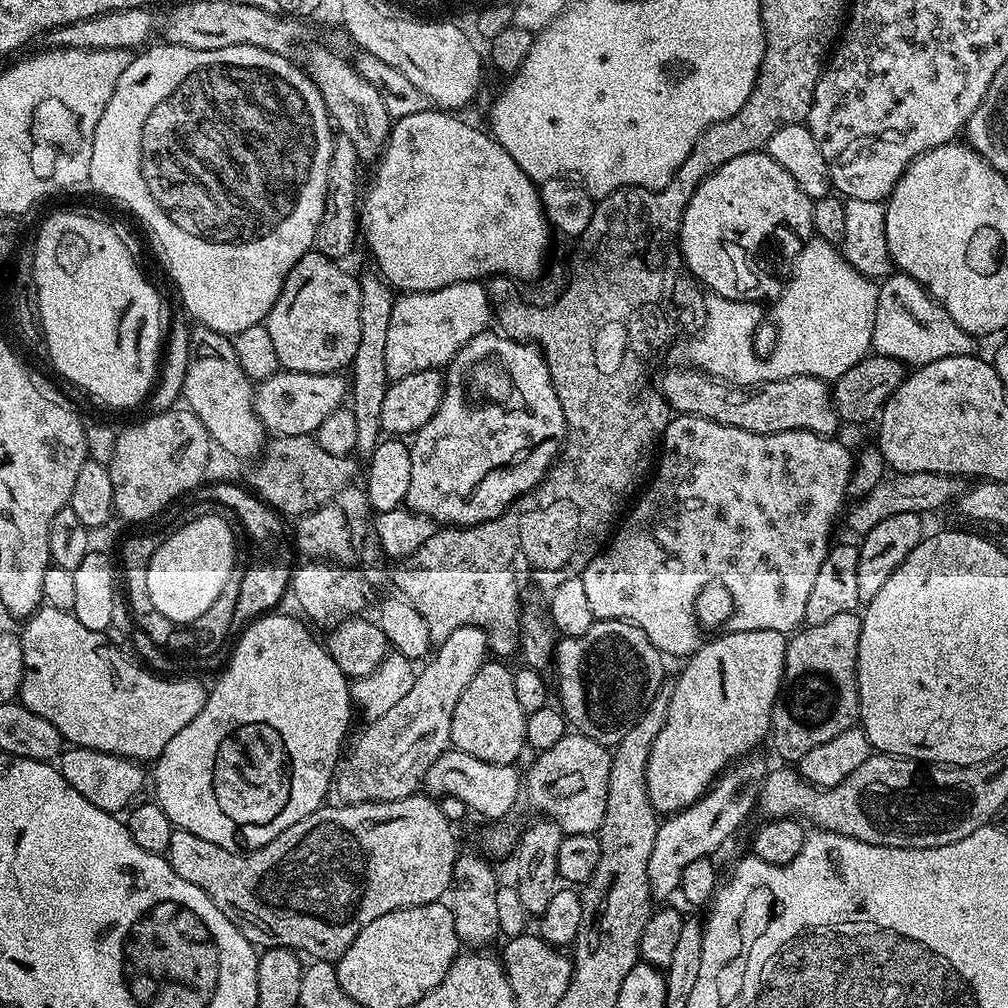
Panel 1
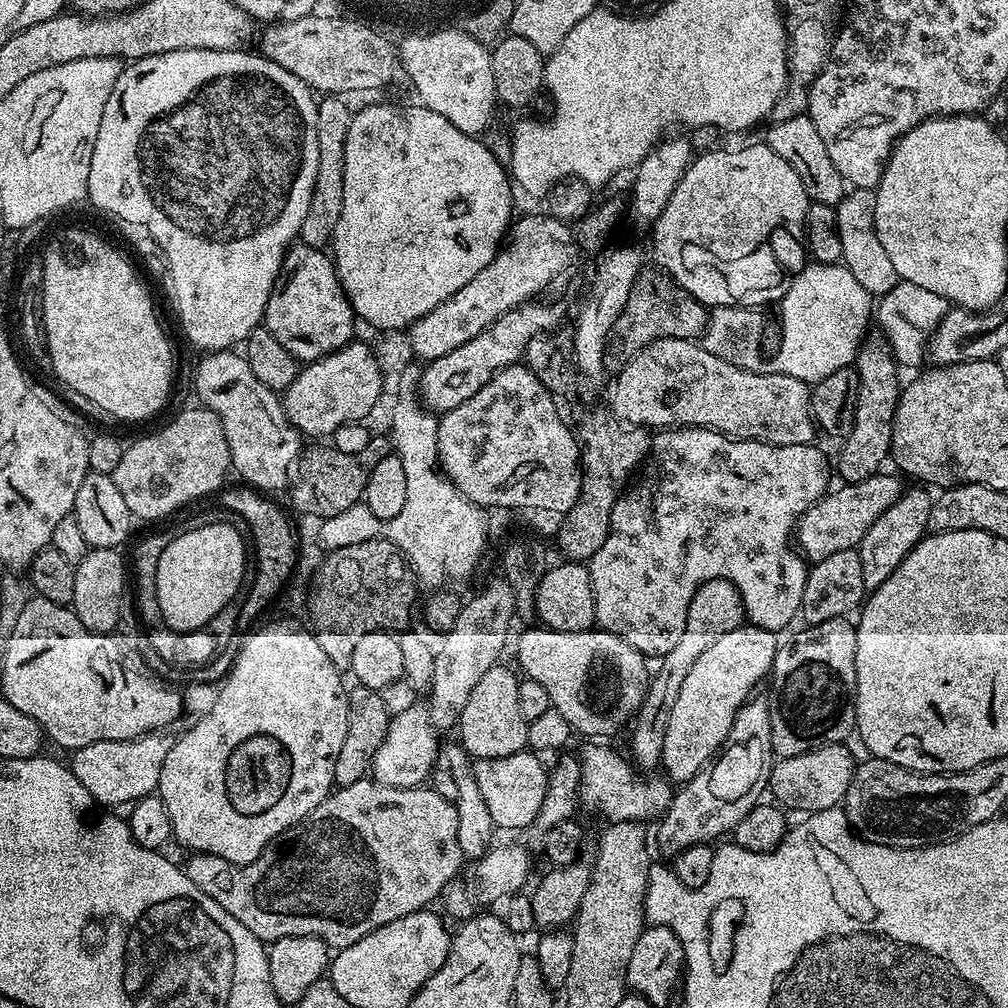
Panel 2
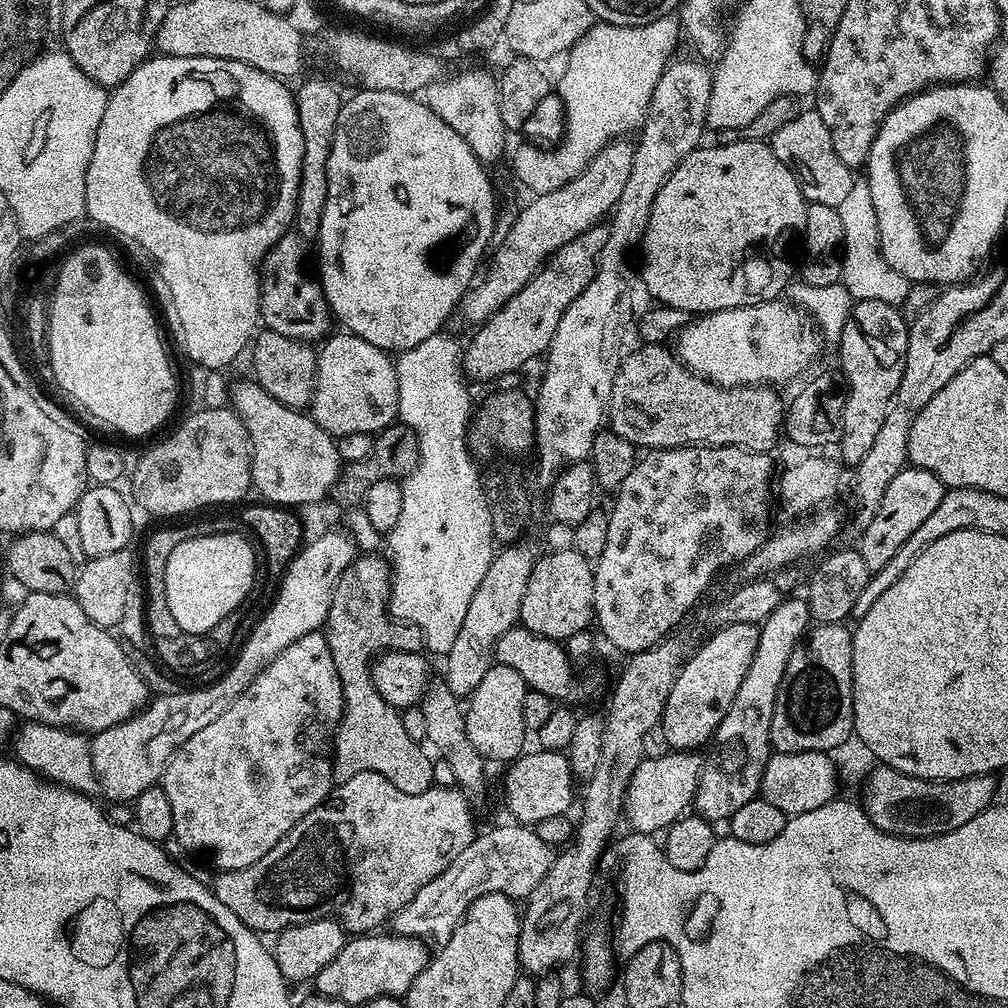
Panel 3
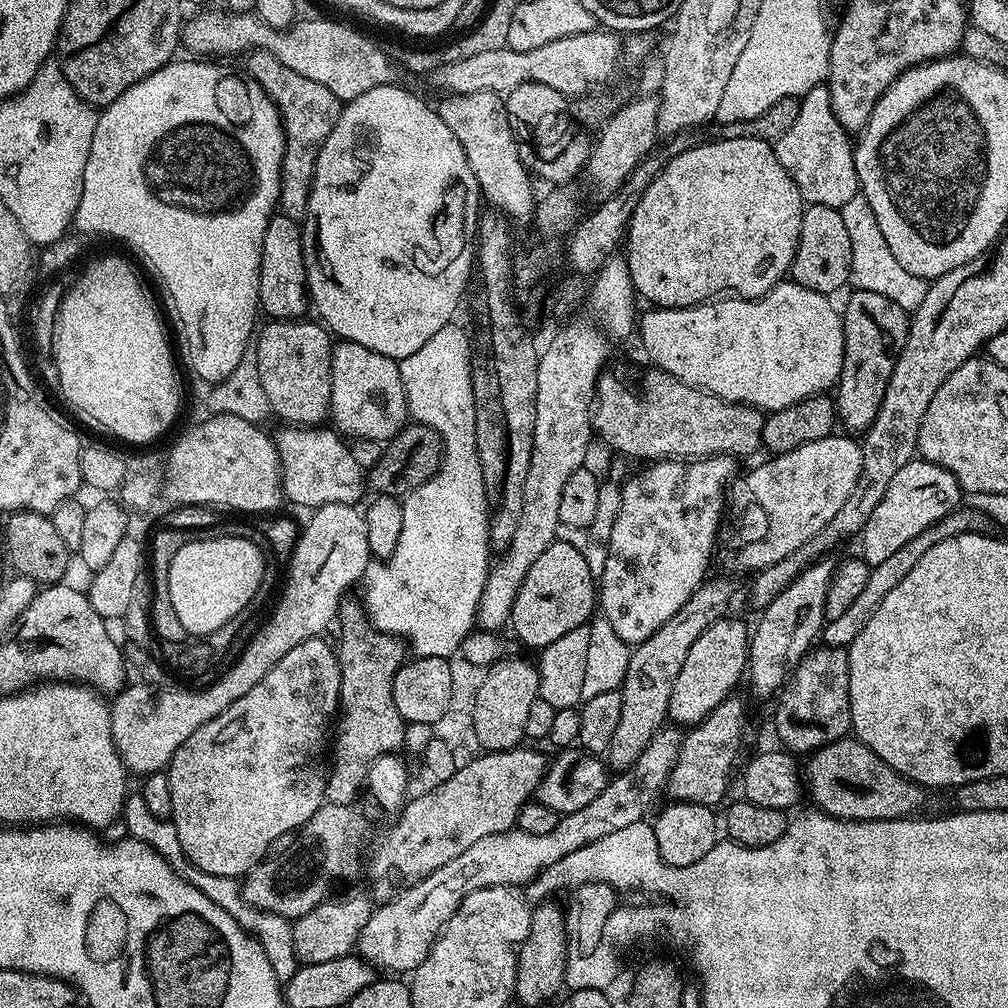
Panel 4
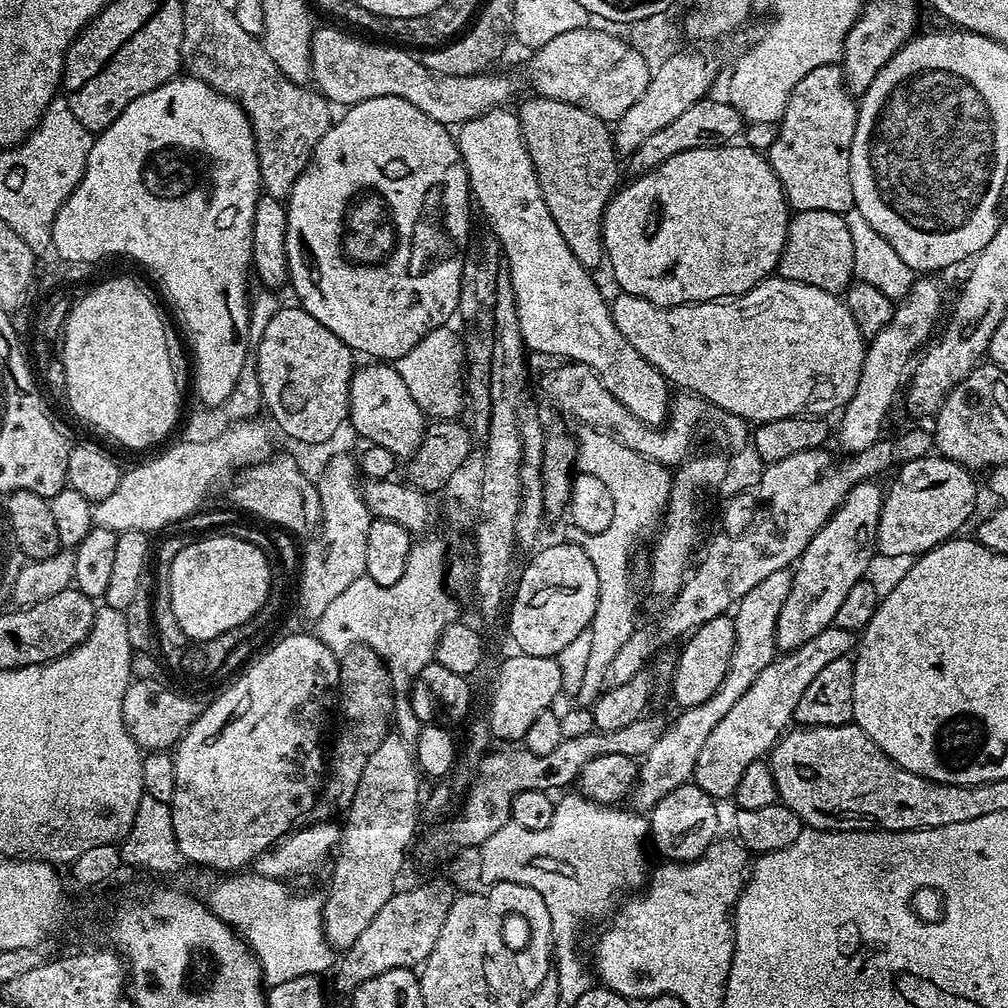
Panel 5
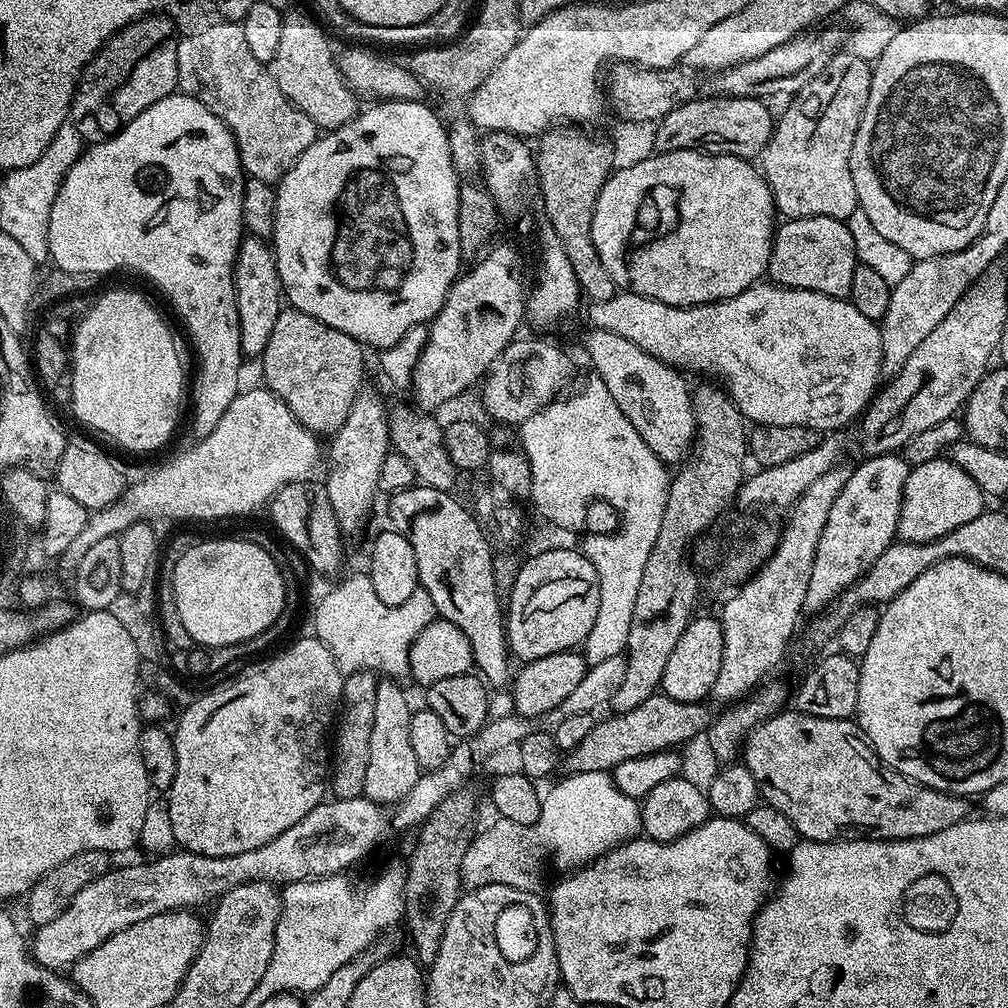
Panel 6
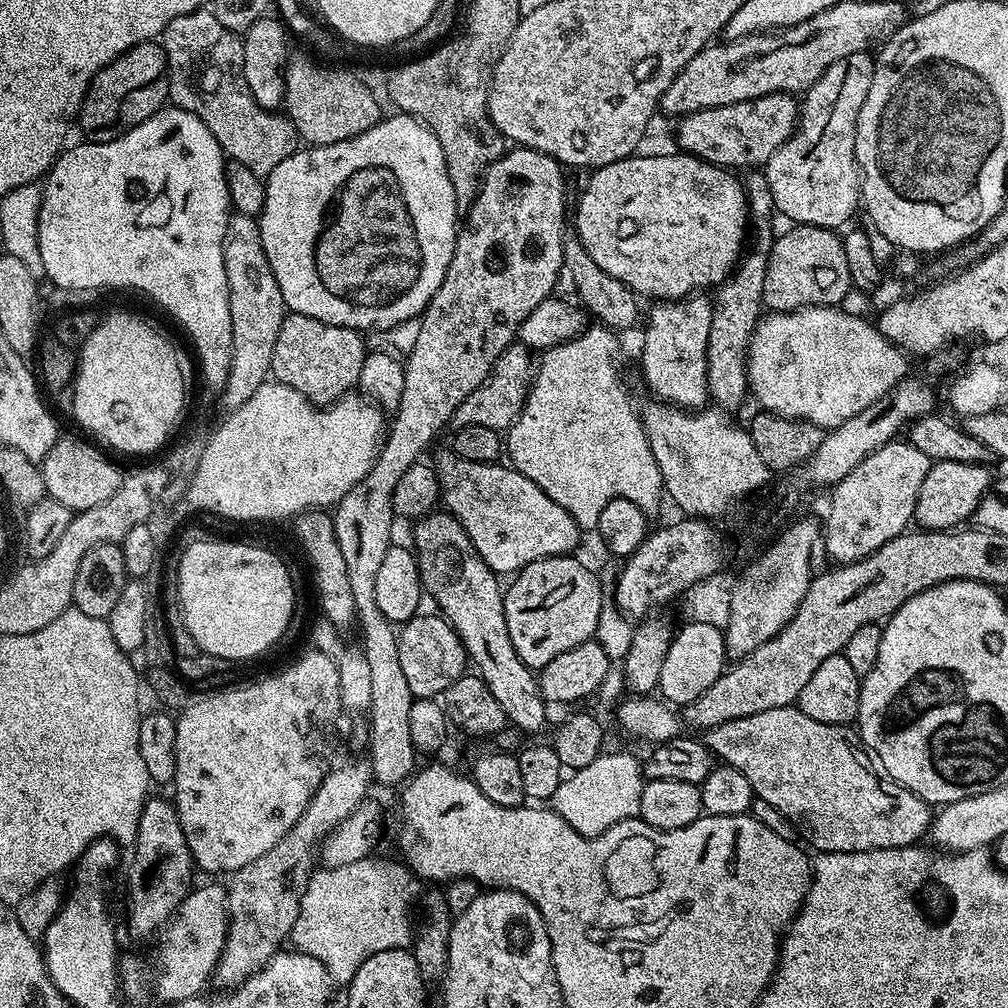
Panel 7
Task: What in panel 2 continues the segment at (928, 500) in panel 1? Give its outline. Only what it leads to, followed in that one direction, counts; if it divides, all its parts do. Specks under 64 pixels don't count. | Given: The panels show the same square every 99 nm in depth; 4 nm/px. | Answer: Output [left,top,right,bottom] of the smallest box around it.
[794,474,906,561]

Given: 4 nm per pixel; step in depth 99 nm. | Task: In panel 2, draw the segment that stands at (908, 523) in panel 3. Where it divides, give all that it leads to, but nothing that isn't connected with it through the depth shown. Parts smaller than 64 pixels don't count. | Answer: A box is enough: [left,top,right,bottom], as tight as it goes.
[858,487,933,590]

